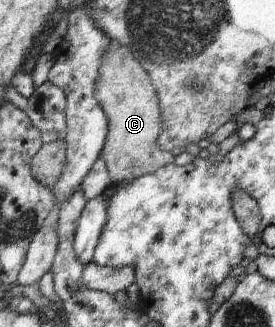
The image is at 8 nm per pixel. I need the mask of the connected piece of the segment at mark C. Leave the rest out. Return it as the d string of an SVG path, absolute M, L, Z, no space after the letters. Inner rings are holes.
M112 41L98 72L100 78L96 82L94 96L108 120L108 133L100 159L106 164L112 183L130 183L140 176L173 164L174 154L158 146L162 116L157 94L148 72L132 56L132 52L126 46Z

